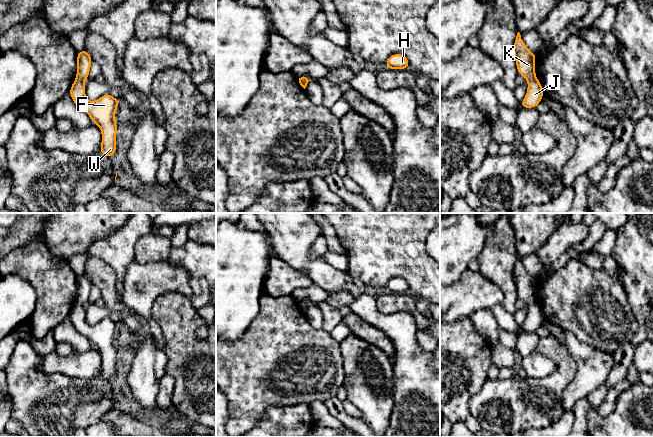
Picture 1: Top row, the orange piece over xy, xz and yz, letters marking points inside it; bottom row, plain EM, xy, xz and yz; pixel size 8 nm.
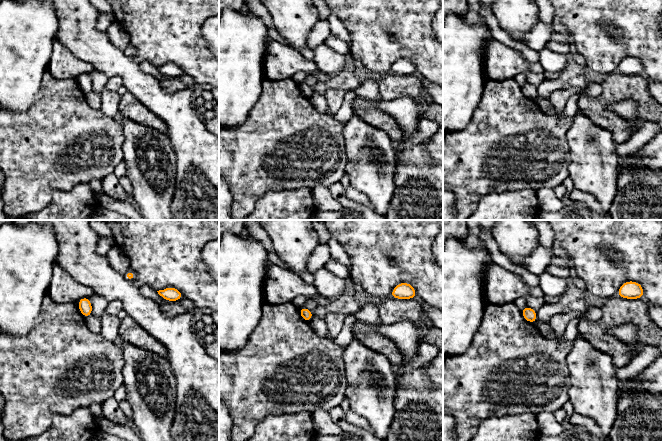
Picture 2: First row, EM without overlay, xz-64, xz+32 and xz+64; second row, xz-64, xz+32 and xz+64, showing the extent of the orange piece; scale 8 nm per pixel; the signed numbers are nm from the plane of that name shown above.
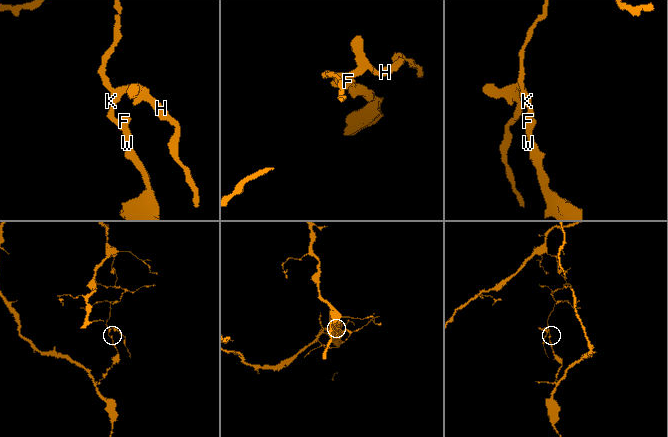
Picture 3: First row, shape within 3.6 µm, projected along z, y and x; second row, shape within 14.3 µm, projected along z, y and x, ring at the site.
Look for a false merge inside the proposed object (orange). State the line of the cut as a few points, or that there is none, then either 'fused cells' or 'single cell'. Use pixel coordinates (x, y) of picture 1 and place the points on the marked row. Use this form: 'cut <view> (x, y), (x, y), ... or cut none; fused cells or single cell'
cut yz (535, 77), (528, 81); fused cells

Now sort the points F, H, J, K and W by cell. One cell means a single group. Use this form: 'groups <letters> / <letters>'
groups F J W / H K

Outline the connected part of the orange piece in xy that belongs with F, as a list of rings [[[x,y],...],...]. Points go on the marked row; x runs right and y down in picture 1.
[[[78,79],[73,82],[69,91],[76,106],[86,112],[92,122],[100,127],[102,142],[99,153],[111,158],[117,151],[115,112],[119,105],[119,100],[107,93],[94,102],[89,101],[85,96],[85,84]]]

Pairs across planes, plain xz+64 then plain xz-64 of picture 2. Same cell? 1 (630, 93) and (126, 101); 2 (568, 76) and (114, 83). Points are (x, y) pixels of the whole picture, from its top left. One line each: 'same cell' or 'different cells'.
1: same cell
2: same cell

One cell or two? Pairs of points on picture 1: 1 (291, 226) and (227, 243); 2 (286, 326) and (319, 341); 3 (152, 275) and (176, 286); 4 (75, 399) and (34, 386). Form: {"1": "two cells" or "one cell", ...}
{"1": "two cells", "2": "one cell", "3": "one cell", "4": "one cell"}

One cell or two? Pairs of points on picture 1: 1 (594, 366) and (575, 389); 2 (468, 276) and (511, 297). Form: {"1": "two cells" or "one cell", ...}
{"1": "one cell", "2": "two cells"}

